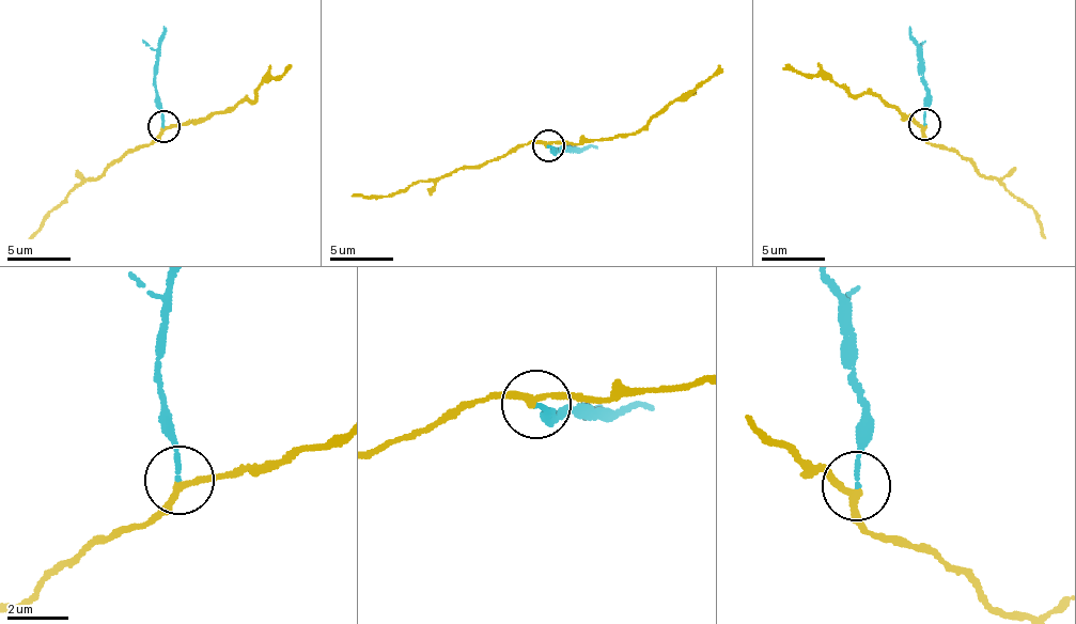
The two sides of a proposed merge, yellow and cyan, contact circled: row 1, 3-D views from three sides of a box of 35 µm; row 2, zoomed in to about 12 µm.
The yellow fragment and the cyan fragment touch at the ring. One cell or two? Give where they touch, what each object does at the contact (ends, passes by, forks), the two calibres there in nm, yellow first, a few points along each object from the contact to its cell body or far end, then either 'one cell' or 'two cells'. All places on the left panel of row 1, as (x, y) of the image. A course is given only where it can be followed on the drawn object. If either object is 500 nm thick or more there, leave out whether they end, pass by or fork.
place (164, 126); yellow passes by; cyan ends; calibres 200 and 150 nm; course yellow (164, 126), (150, 143), (135, 145), (100, 177), (75, 183), (28, 237); course cyan (164, 126), (154, 67), (164, 27); two cells

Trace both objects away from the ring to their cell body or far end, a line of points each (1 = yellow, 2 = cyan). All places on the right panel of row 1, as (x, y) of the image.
1: (923, 124), (930, 142), (944, 144), (984, 175), (1003, 183), (1031, 208), (1046, 237)
2: (923, 124), (922, 47), (908, 27)

